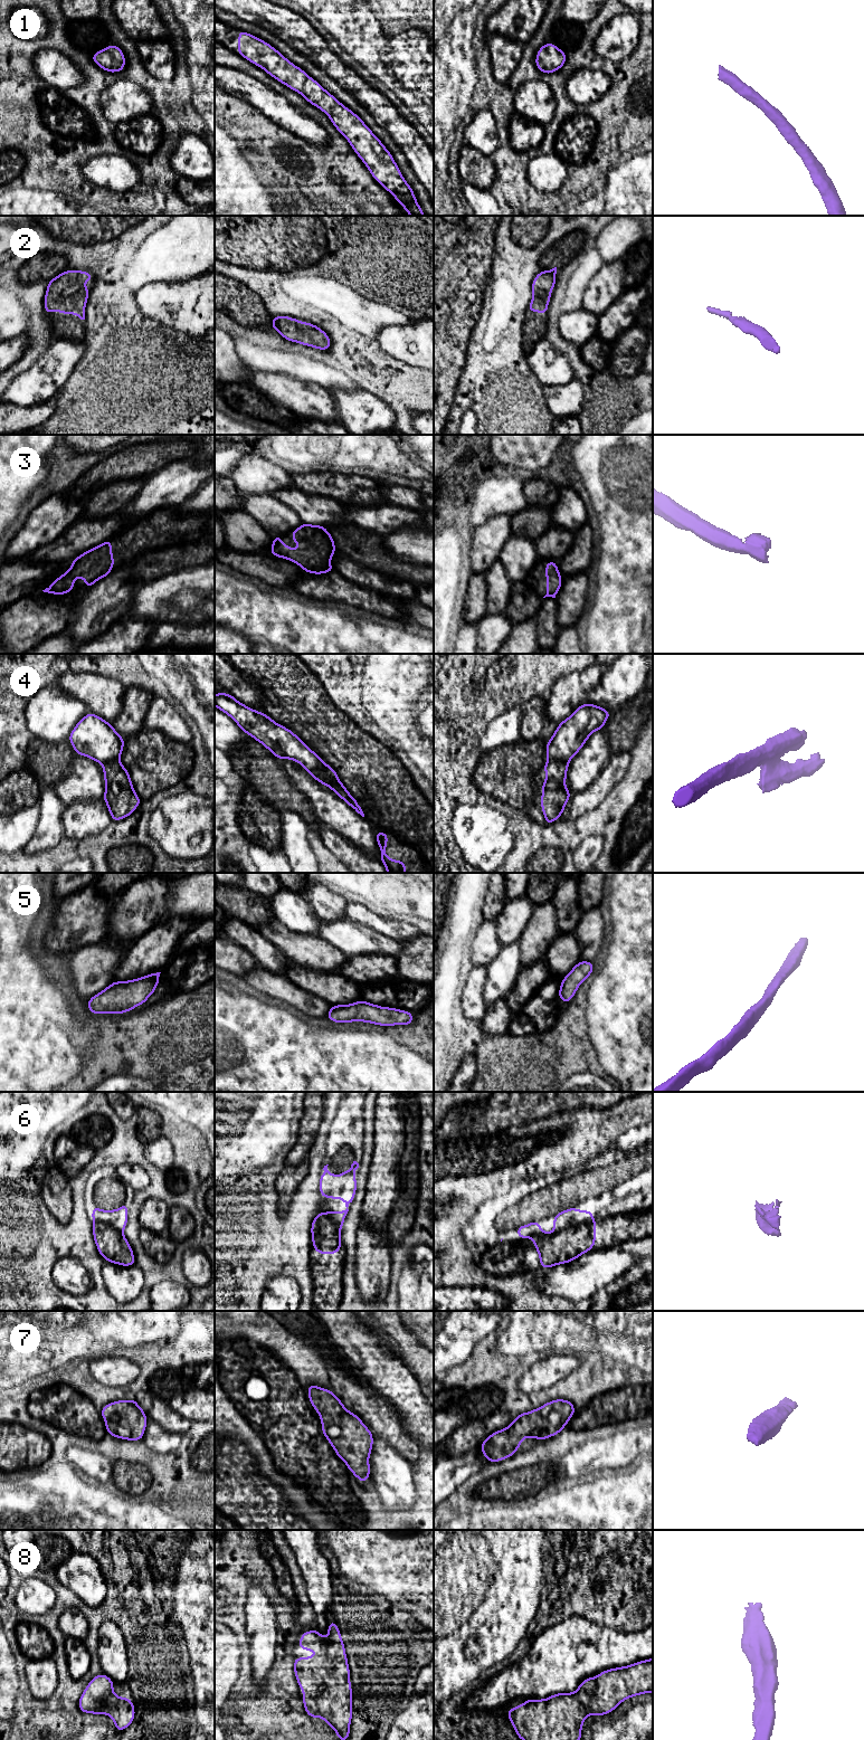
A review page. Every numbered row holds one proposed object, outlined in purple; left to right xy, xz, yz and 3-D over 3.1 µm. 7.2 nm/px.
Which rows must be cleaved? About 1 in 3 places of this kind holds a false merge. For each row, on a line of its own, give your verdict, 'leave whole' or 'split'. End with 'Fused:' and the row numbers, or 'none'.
1: leave whole
2: leave whole
3: leave whole
4: split
5: leave whole
6: split
7: leave whole
8: leave whole
Fused: 4, 6

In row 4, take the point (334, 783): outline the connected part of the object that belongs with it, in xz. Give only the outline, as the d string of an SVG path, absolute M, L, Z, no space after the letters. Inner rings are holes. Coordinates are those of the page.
M322 761L322 763L325 767L324 776L327 779L327 785L330 789L333 790L338 797L344 800L358 814L364 817L364 814L361 807L359 806L358 800L350 795L345 786L339 780L336 771L329 764L326 764L324 761Z

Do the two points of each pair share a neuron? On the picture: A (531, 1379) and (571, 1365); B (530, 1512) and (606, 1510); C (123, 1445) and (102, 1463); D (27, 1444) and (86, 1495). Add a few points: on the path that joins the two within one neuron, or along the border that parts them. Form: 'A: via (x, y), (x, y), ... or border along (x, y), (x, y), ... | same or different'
A: via (541, 1375), (561, 1366) | same
B: via (549, 1512), (587, 1512) | same
C: border along (107, 1457), (112, 1462) | different
D: border along (45, 1461), (30, 1468) | different

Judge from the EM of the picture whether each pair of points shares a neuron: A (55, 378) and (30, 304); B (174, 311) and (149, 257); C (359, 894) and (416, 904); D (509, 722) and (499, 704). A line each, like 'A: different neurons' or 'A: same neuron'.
A: different neurons
B: different neurons
C: same neuron
D: different neurons

